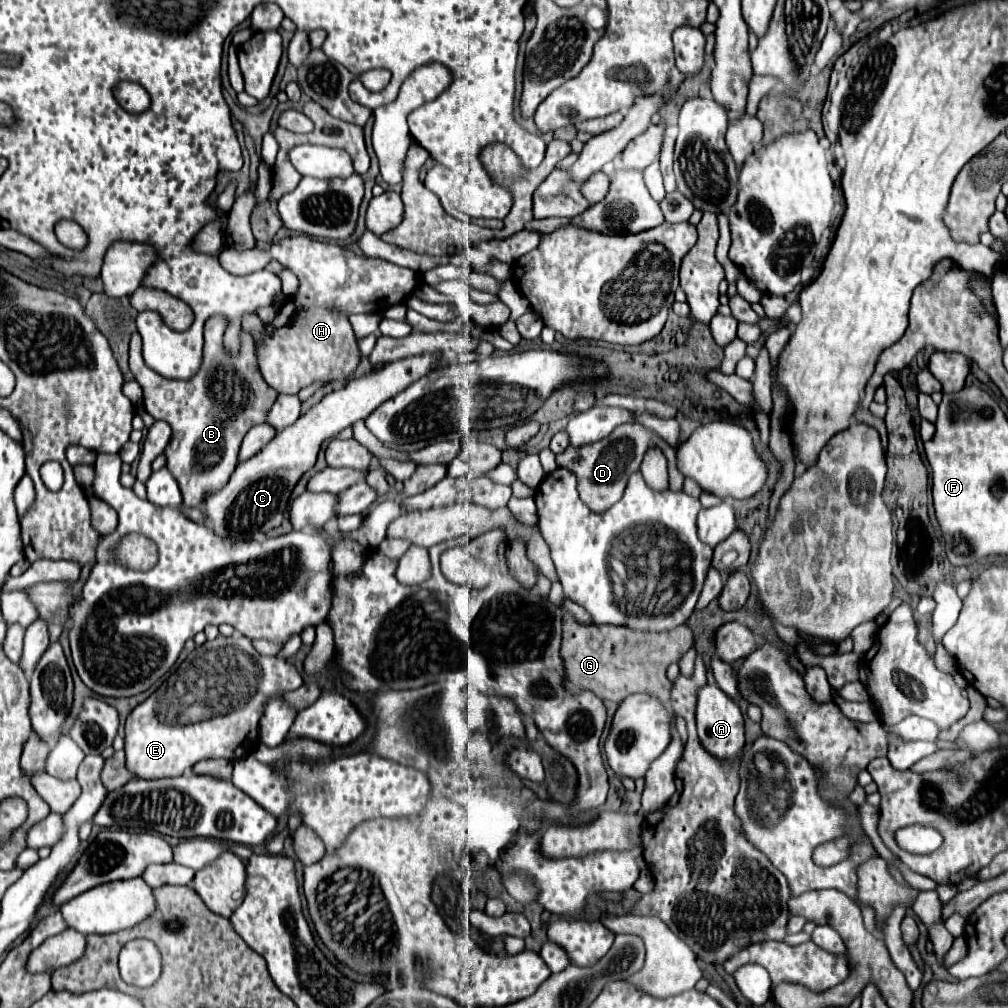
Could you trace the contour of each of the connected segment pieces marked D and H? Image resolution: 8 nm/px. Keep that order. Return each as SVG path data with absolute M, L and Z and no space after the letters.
M623 424L613 430L611 436L585 444L585 446L567 446L561 454L557 454L557 466L571 470L577 476L577 490L581 500L593 510L593 512L603 512L609 506L613 506L621 496L627 486L627 480L633 472L639 470L639 464L643 460L643 454L647 452L649 446L659 446L667 460L669 460L669 482L671 490L683 490L683 474L679 474L675 466L675 450L667 446L659 436L651 434L645 426L641 424Z
M289 236L281 242L271 246L271 256L277 262L287 262L287 268L297 274L301 286L297 296L291 296L287 304L279 308L279 314L275 320L265 326L263 332L253 332L253 338L259 342L259 368L269 386L273 386L279 394L297 394L301 388L311 386L313 382L335 382L335 380L347 380L359 360L359 348L357 340L353 336L353 328L349 324L349 314L361 314L361 312L373 312L381 310L393 304L403 302L419 284L419 274L401 268L391 262L377 262L373 258L361 258L337 244L317 242L309 236Z

